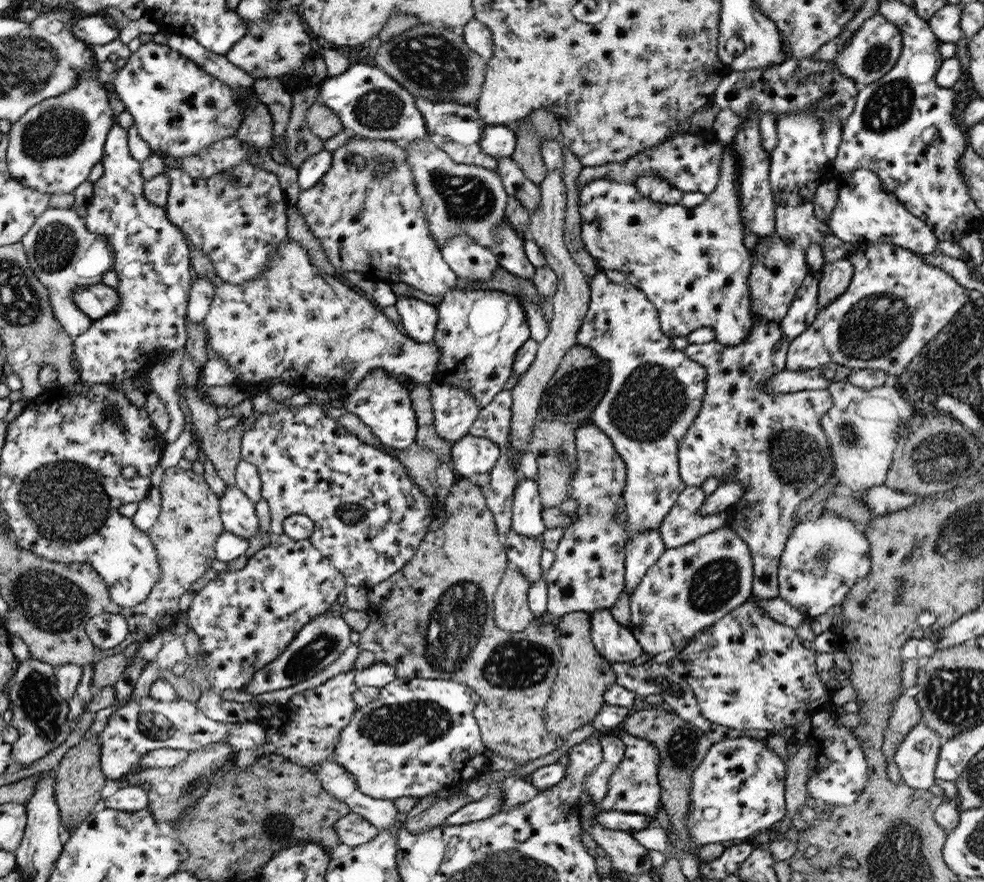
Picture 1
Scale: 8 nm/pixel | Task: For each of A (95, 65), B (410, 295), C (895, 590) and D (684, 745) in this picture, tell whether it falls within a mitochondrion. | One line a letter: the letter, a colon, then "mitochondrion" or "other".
A: other
B: other
C: other
D: mitochondrion

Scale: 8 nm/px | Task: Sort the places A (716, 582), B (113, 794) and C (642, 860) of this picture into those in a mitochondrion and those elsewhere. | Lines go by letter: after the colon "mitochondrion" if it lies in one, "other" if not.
A: mitochondrion
B: other
C: other

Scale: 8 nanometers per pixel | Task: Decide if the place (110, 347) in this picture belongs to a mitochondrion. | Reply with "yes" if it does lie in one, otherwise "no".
no

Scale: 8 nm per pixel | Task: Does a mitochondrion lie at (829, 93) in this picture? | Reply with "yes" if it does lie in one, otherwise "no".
no

